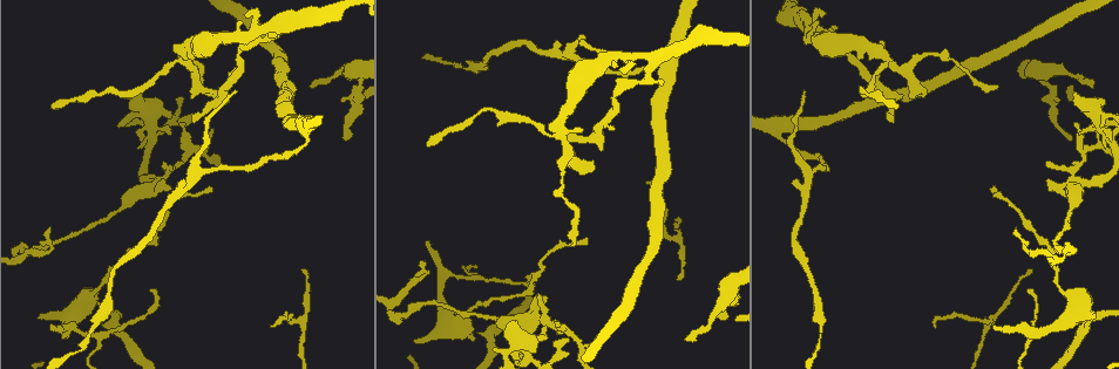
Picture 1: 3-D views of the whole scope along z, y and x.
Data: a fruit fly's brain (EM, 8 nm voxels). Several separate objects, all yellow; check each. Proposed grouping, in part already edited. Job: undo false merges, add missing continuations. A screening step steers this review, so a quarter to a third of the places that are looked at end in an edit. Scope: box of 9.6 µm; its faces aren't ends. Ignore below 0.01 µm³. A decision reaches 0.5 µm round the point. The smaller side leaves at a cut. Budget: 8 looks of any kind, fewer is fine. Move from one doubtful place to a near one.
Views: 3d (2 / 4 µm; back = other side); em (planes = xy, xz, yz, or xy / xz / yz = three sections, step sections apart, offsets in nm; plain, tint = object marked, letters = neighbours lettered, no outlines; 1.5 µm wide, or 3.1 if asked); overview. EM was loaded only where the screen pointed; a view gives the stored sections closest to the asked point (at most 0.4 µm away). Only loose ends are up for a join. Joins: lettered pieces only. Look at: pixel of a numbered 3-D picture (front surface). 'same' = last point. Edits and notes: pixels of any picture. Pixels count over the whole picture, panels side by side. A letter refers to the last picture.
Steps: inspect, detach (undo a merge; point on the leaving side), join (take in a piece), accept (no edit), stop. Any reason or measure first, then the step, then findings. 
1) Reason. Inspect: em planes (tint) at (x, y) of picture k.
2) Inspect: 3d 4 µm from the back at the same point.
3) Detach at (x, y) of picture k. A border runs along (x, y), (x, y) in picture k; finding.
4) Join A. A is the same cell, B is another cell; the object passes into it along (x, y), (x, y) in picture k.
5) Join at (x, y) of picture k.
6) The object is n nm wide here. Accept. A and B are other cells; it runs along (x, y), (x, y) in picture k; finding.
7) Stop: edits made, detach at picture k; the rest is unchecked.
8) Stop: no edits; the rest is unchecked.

Inspect: em planes (letters) at (140, 96) of picture 1.

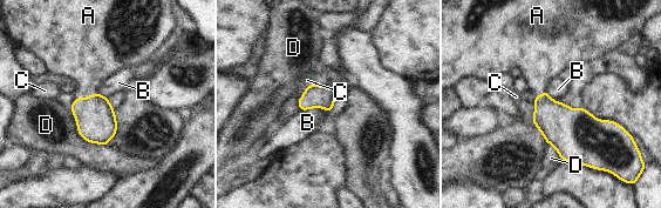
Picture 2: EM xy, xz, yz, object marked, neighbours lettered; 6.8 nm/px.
Join A. A is the same cell, B, C and D are other cells; it goes on there.

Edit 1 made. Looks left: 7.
See it whole again. Inspect: overview.

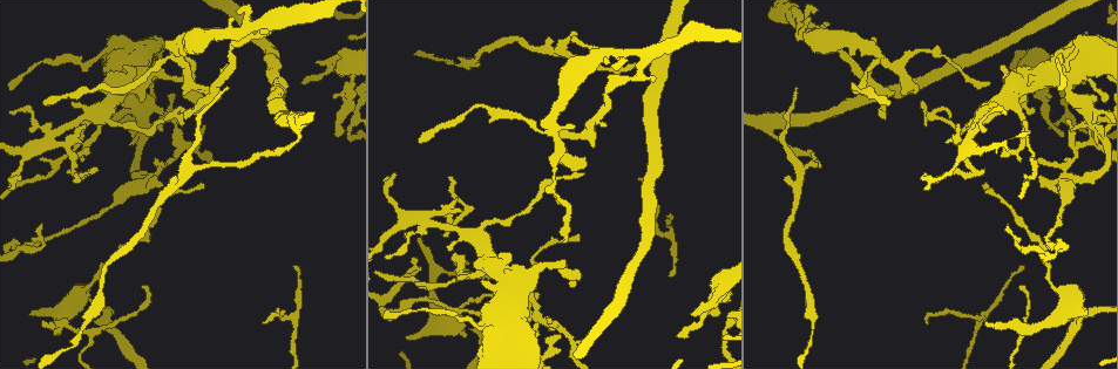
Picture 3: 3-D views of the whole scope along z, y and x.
Branch stops here. Inspect: 3d 4 µm at (84, 127) of picture 3.

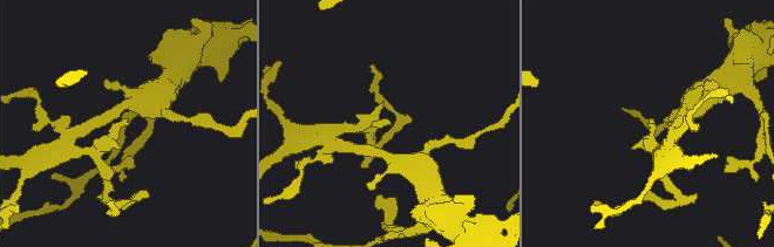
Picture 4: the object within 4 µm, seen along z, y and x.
Need the tissue. Inspect: em yz step 8 (letters) at (125, 121) of picture 4.

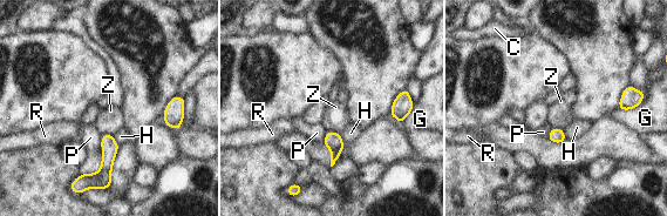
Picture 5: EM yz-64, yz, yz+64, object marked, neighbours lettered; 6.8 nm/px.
The object is 100 nm wide here. Accept. C, G, H, P, R and Z are other cells; it runs along (110, 137), (106, 168), (75, 188) in picture 5; no lettered piece goes on from it.

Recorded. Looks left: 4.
Inspect: 3d 2 µm from the back at (555, 326) of picture 3.

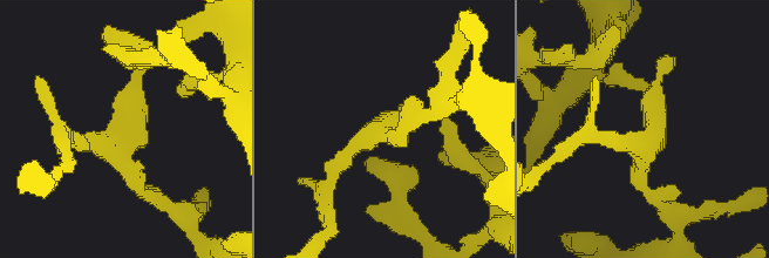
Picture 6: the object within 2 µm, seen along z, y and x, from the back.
Shape alone is not enough. Inspect: em 3.1 µm xz step 8 (tint) at (122, 160) of picture 6.

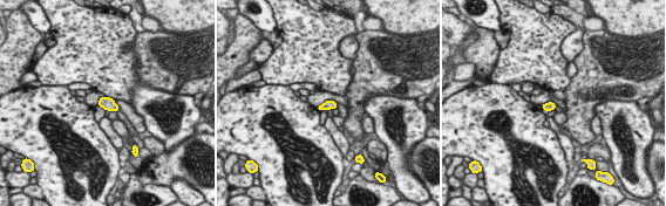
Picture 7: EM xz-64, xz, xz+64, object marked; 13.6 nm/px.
Inspect: em 3.1 µm yz step 16 (letters) at the same point.

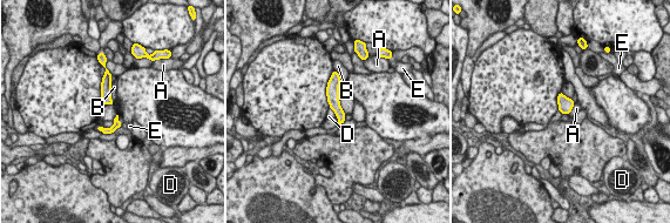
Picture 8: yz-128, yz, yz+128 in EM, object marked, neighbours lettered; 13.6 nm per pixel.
Accept. A, B, D and E are other cells; it runs along (333, 79), (333, 102), (340, 120) in picture 8; continuous, no second neuron.

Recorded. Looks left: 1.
Stop: edits made, join at picture 2; the rest is unchecked.

